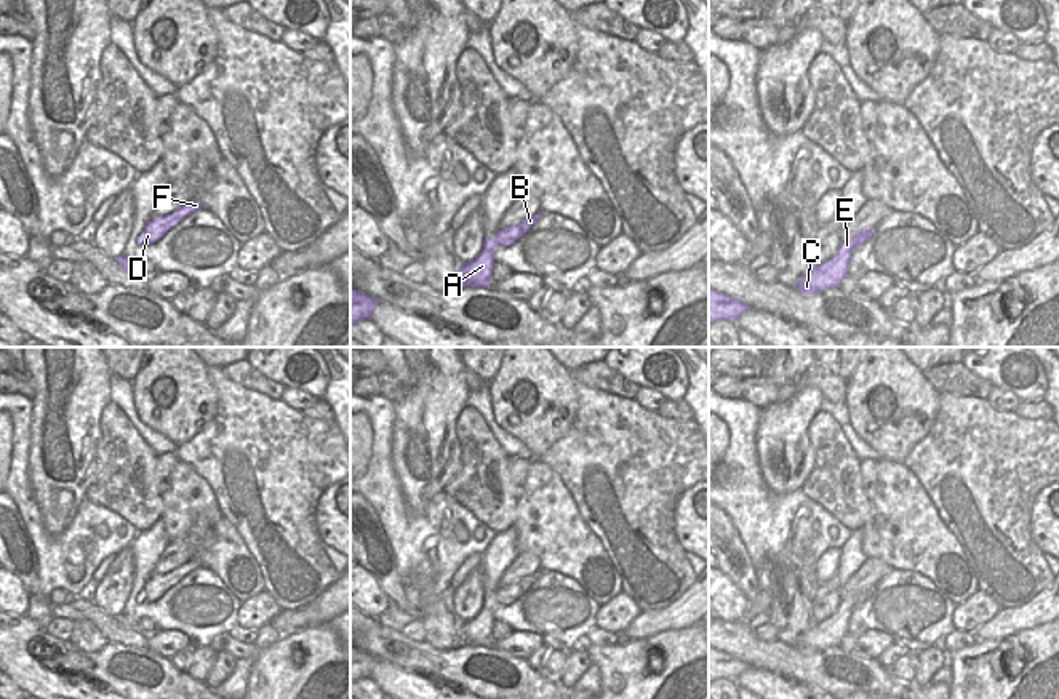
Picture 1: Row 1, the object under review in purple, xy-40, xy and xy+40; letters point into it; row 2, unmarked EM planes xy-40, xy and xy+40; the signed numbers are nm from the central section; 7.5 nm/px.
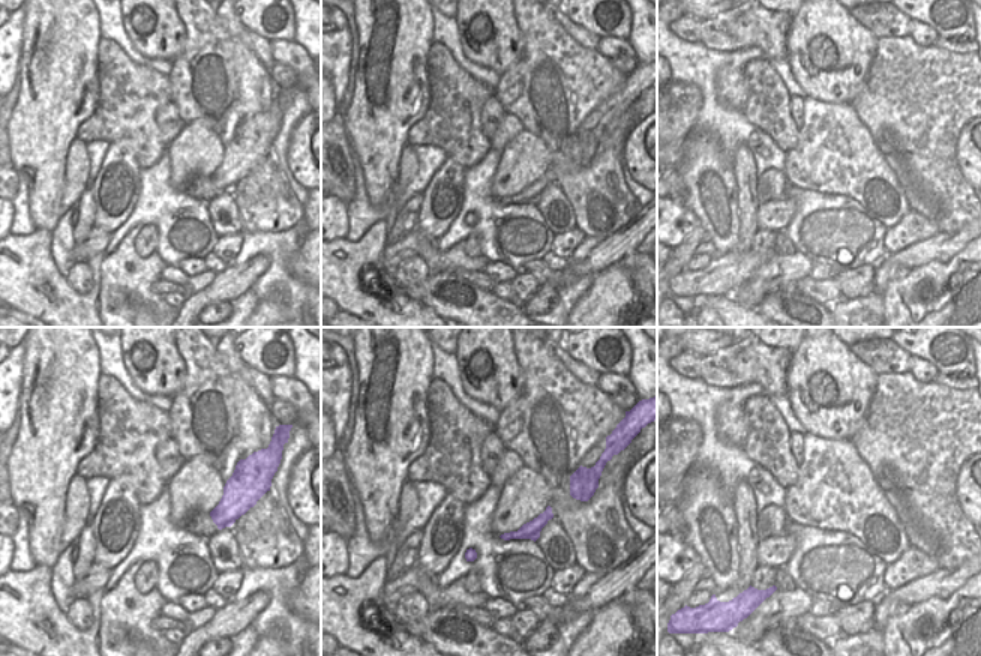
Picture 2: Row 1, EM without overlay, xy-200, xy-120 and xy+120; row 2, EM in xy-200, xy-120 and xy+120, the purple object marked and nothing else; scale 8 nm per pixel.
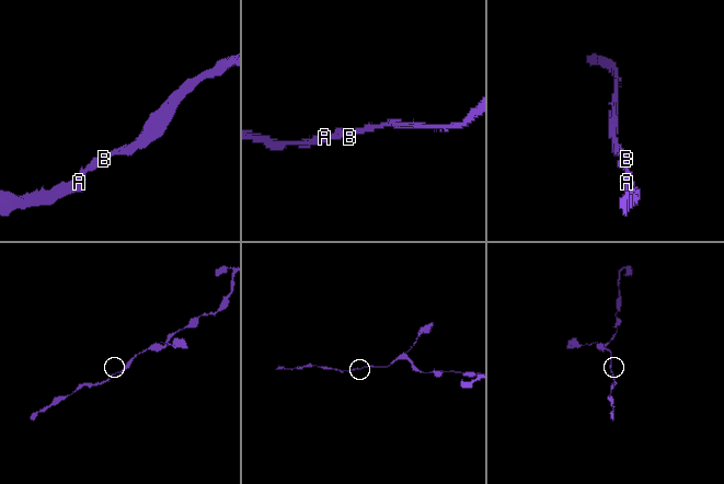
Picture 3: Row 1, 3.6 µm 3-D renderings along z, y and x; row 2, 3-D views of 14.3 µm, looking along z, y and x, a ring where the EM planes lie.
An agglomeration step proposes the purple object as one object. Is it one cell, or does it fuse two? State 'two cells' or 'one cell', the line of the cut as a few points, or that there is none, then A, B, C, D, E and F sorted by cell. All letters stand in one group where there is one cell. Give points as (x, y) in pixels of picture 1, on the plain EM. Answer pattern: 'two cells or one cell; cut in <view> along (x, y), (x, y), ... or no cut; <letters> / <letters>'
one cell; no cut; A B C D E F

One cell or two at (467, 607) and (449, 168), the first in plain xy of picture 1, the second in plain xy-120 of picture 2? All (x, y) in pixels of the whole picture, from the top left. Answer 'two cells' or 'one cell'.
one cell

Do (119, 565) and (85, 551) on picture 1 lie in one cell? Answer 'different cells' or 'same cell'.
different cells

